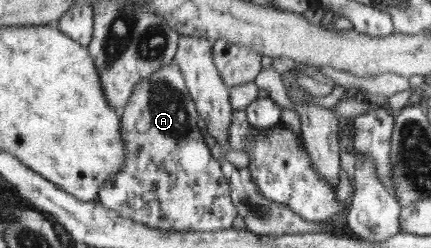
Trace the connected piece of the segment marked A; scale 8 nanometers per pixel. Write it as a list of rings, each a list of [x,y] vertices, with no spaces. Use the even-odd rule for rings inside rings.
[[[174,58],[135,86],[129,104],[121,111],[123,142],[127,146],[126,166],[119,169],[119,173],[110,174],[97,194],[105,208],[161,232],[218,231],[231,227],[238,215],[237,204],[230,195],[229,179],[221,171],[220,162],[213,160],[197,126],[198,106],[191,97]]]

